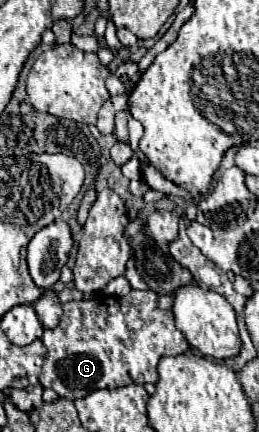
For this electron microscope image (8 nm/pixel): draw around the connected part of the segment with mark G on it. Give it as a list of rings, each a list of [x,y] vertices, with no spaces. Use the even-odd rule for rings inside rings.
[[[130,291],[124,297],[98,297],[68,301],[62,309],[64,315],[56,329],[48,329],[42,335],[42,343],[48,349],[48,357],[42,367],[40,383],[42,387],[54,389],[62,399],[80,399],[96,389],[116,389],[130,383],[156,383],[158,381],[158,361],[168,355],[182,355],[190,351],[184,337],[178,337],[172,313],[172,295],[158,295],[154,291]]]

